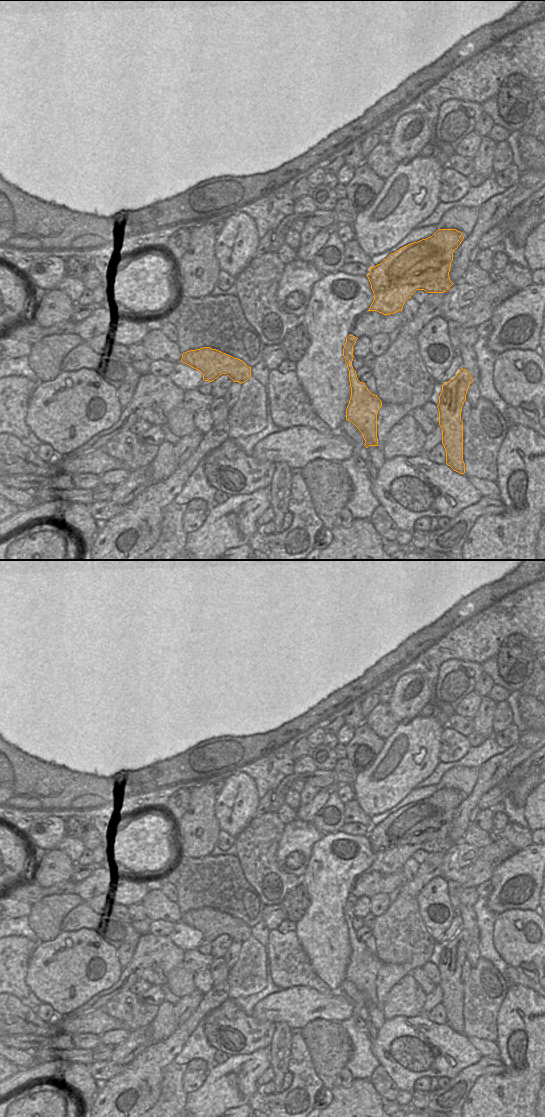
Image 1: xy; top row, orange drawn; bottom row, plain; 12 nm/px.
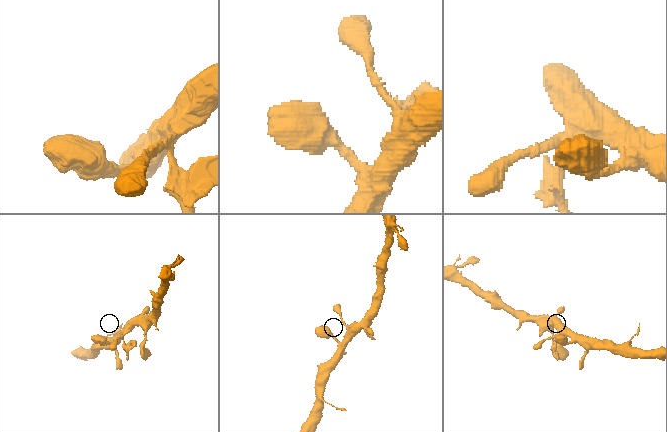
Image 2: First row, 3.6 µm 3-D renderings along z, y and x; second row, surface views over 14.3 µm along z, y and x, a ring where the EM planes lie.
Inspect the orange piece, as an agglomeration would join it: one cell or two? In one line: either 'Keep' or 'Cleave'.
Keep

